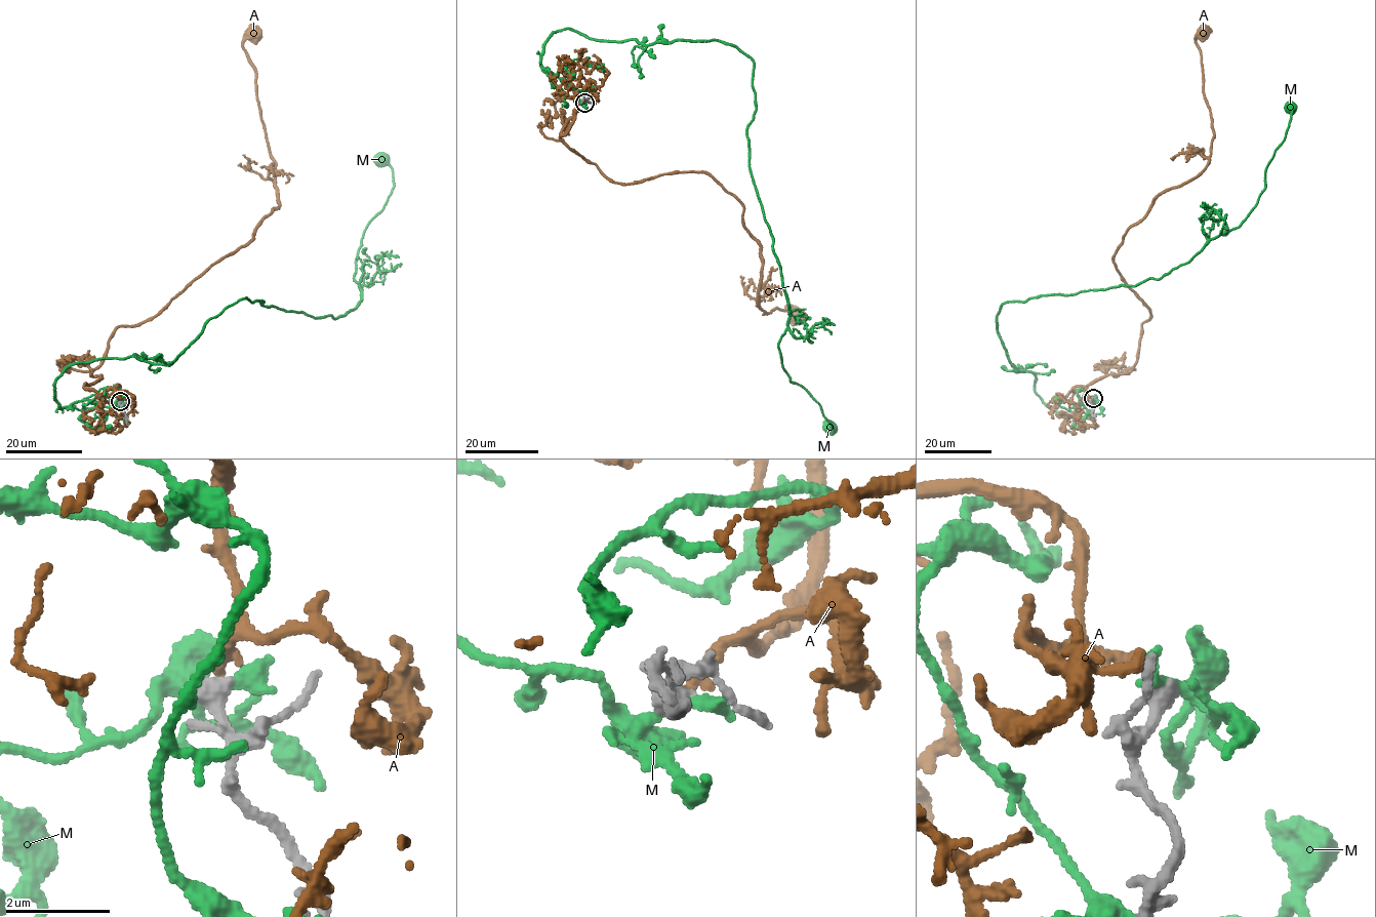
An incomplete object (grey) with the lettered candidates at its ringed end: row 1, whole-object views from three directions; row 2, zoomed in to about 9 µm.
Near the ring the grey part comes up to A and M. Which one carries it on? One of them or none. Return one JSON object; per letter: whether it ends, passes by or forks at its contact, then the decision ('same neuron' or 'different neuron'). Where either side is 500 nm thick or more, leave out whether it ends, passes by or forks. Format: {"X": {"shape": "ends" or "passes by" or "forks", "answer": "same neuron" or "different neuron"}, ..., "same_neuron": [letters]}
{"A": {"shape": "ends", "answer": "different neuron"}, "M": {"shape": "passes by", "answer": "different neuron"}, "same_neuron": []}

